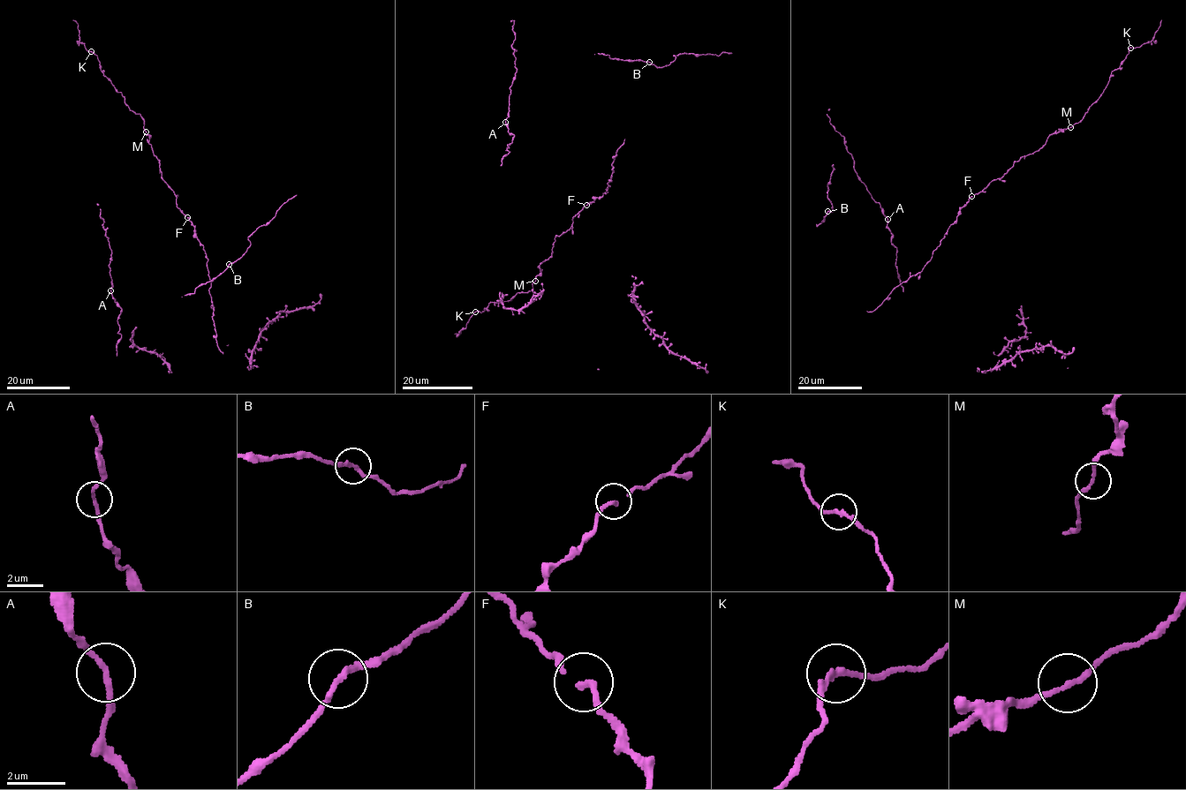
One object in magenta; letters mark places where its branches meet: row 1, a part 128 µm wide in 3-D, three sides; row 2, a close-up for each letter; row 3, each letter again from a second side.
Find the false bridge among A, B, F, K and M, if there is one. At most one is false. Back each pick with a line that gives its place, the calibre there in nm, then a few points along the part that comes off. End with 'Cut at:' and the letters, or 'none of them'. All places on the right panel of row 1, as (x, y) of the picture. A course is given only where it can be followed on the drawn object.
Cut at: none of them

